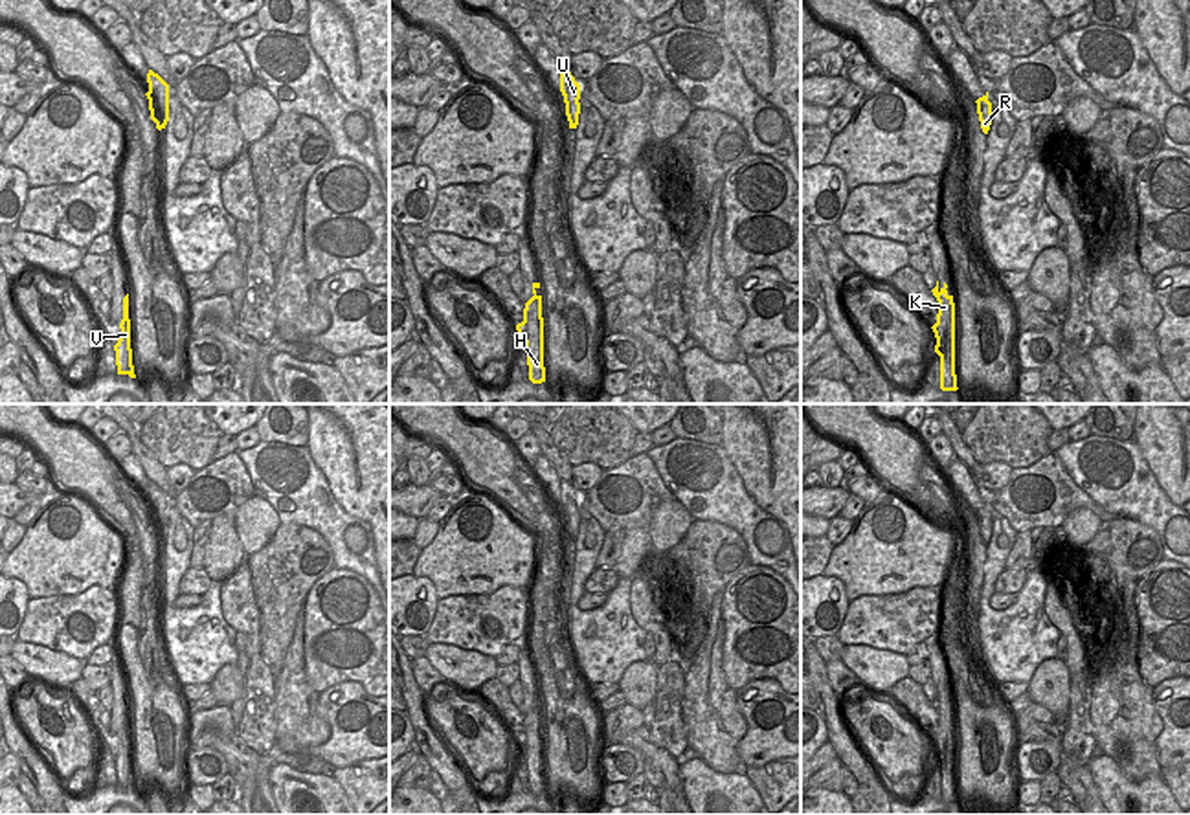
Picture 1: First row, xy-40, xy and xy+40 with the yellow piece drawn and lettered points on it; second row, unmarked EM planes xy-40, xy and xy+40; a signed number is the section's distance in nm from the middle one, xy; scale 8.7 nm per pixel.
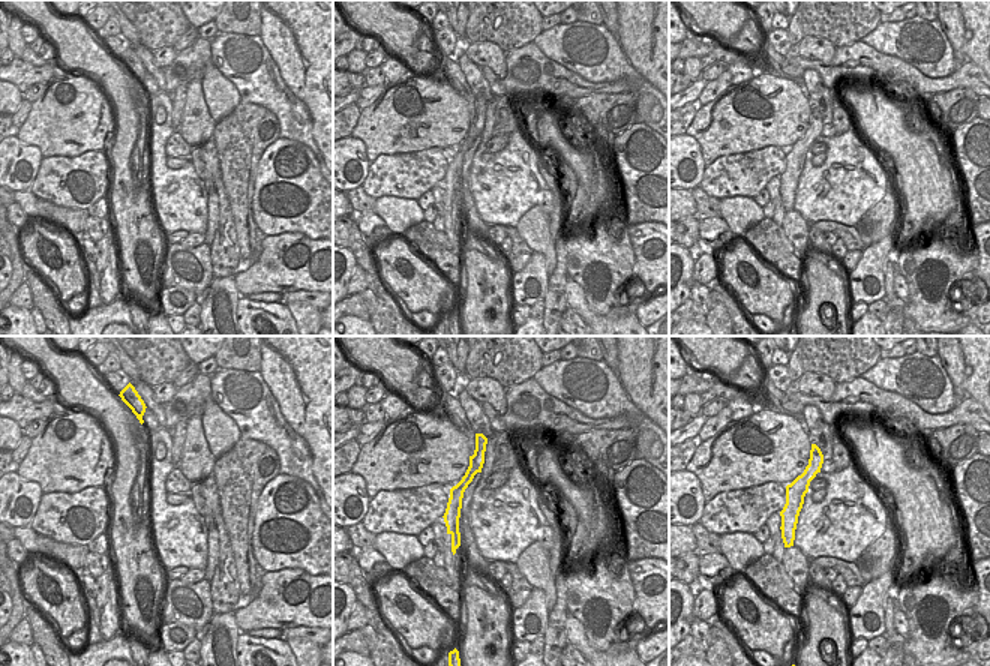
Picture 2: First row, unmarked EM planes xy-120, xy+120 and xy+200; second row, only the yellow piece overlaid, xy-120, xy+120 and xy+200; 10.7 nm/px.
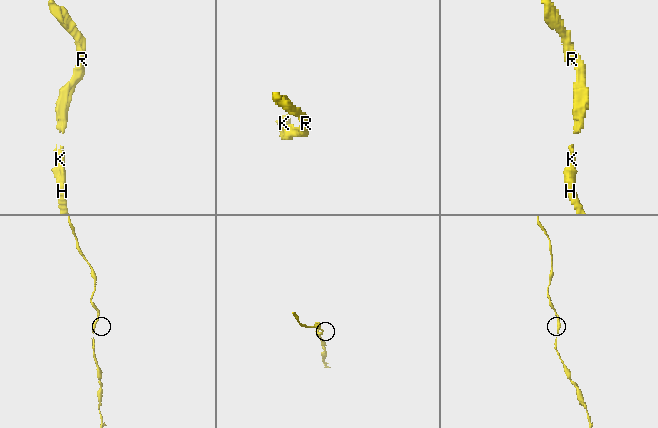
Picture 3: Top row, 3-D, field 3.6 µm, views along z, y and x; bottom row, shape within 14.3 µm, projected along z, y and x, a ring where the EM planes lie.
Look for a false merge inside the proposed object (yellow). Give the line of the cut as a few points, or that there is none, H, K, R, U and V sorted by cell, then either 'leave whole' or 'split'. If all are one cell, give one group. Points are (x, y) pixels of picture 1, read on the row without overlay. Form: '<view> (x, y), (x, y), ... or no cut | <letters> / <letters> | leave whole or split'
no cut | H K R U V | leave whole

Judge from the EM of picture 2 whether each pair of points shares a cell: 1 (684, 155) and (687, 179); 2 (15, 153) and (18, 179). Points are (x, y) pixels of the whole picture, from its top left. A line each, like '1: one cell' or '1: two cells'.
1: one cell
2: one cell

